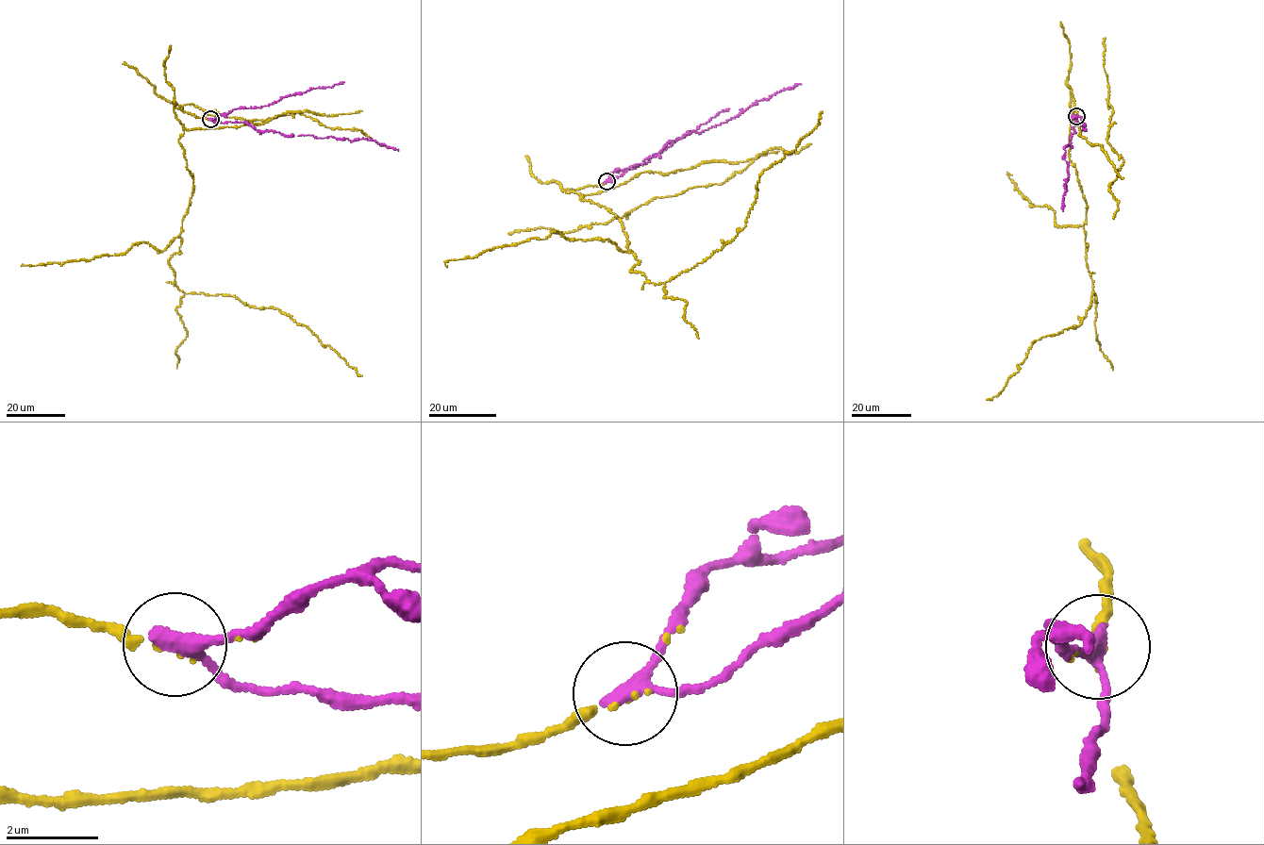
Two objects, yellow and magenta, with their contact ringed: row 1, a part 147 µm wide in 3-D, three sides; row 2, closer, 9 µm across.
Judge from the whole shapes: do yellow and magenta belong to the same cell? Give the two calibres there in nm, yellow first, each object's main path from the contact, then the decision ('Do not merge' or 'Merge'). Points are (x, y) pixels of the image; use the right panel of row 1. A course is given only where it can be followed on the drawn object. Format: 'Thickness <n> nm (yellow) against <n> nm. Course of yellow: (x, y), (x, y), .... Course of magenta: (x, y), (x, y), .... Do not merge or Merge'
Thickness 70 nm (yellow) against 280 nm. Course of yellow: (1076, 116), (1071, 91), (1069, 155), (1087, 208), (1091, 304), (1076, 326), (1032, 342), (1018, 371), (987, 399). Course of magenta: (1076, 116), (1075, 132), (1064, 147), (1069, 175), (1063, 211). Merge

